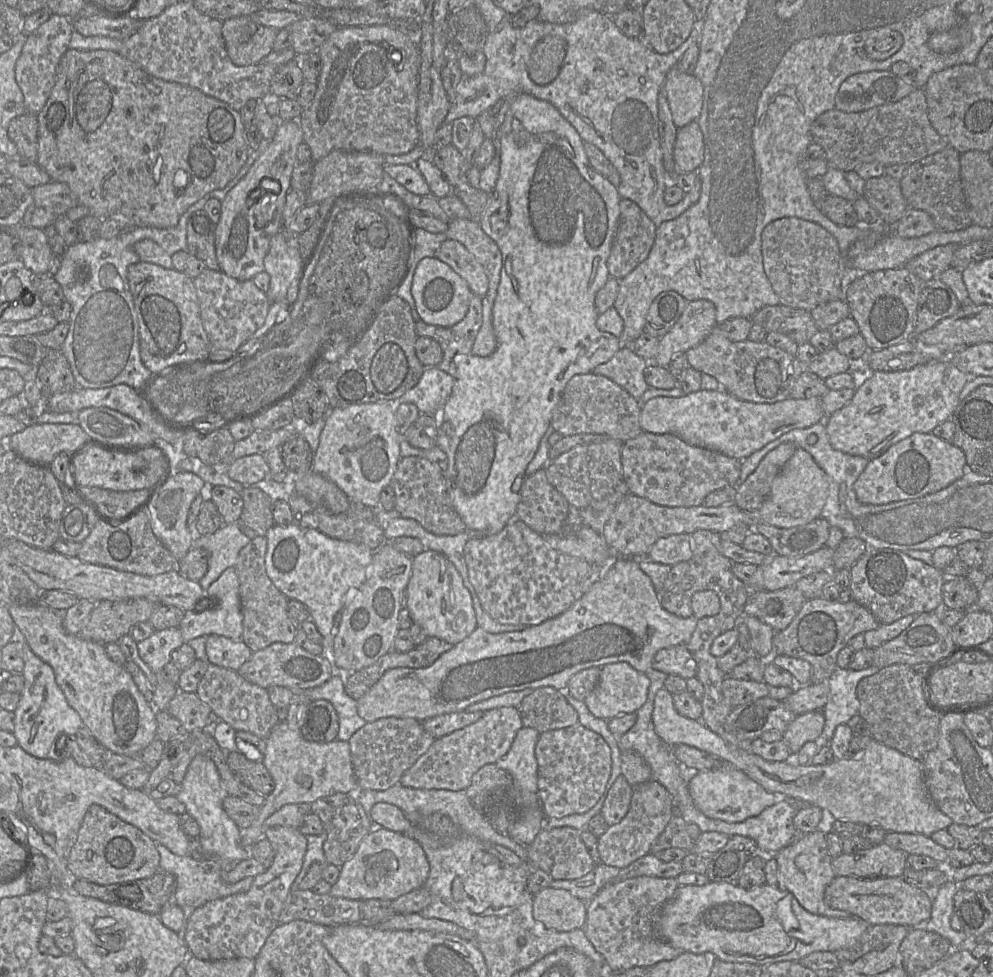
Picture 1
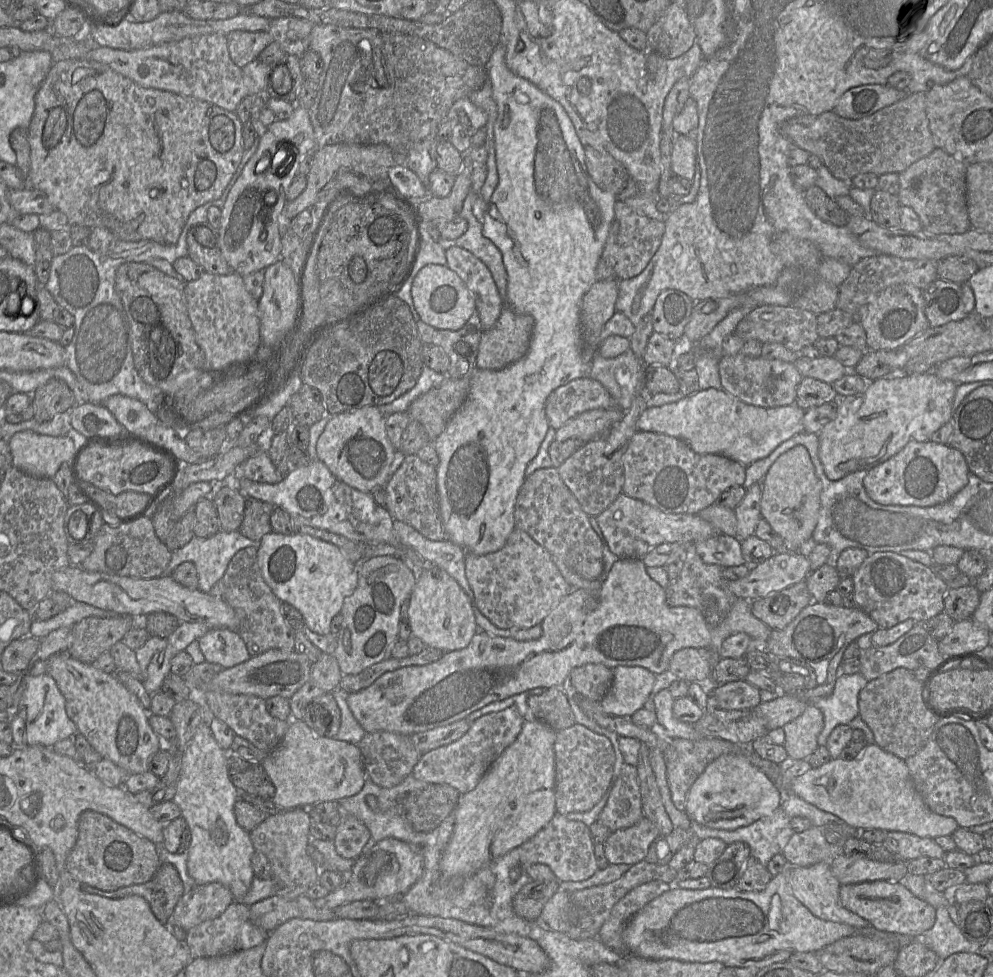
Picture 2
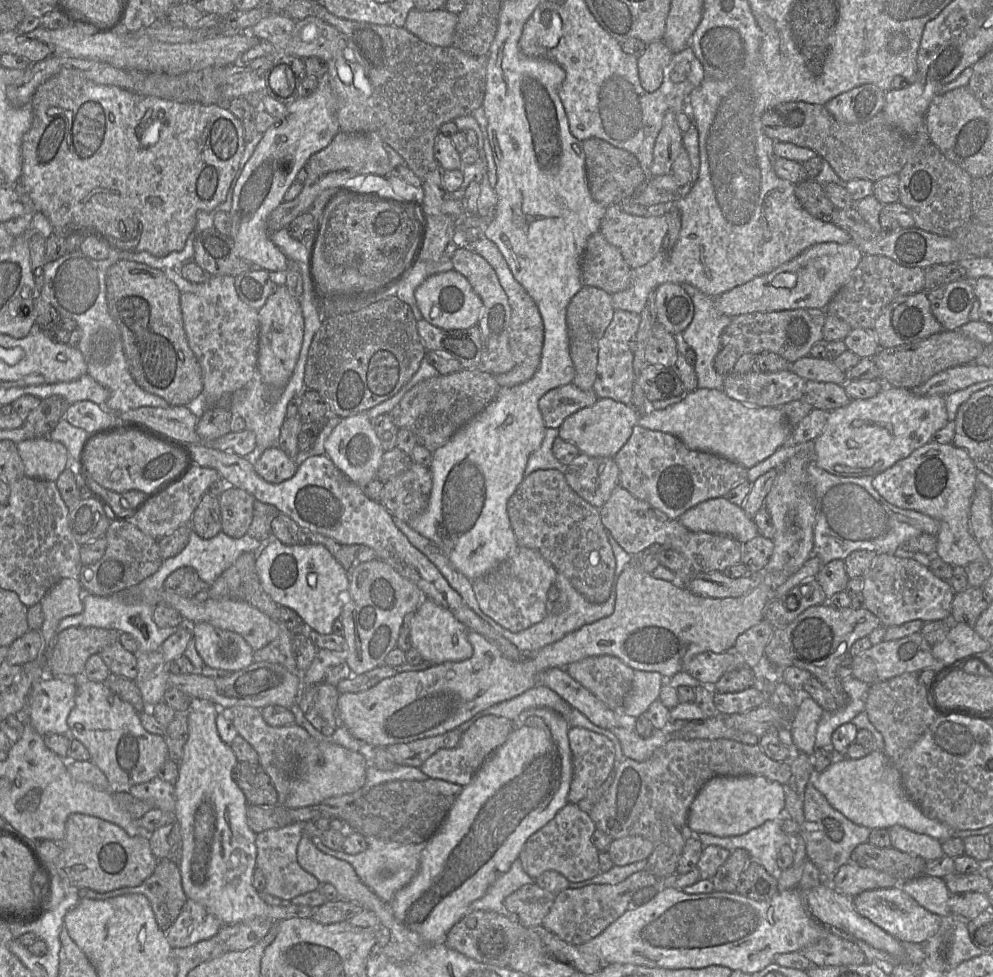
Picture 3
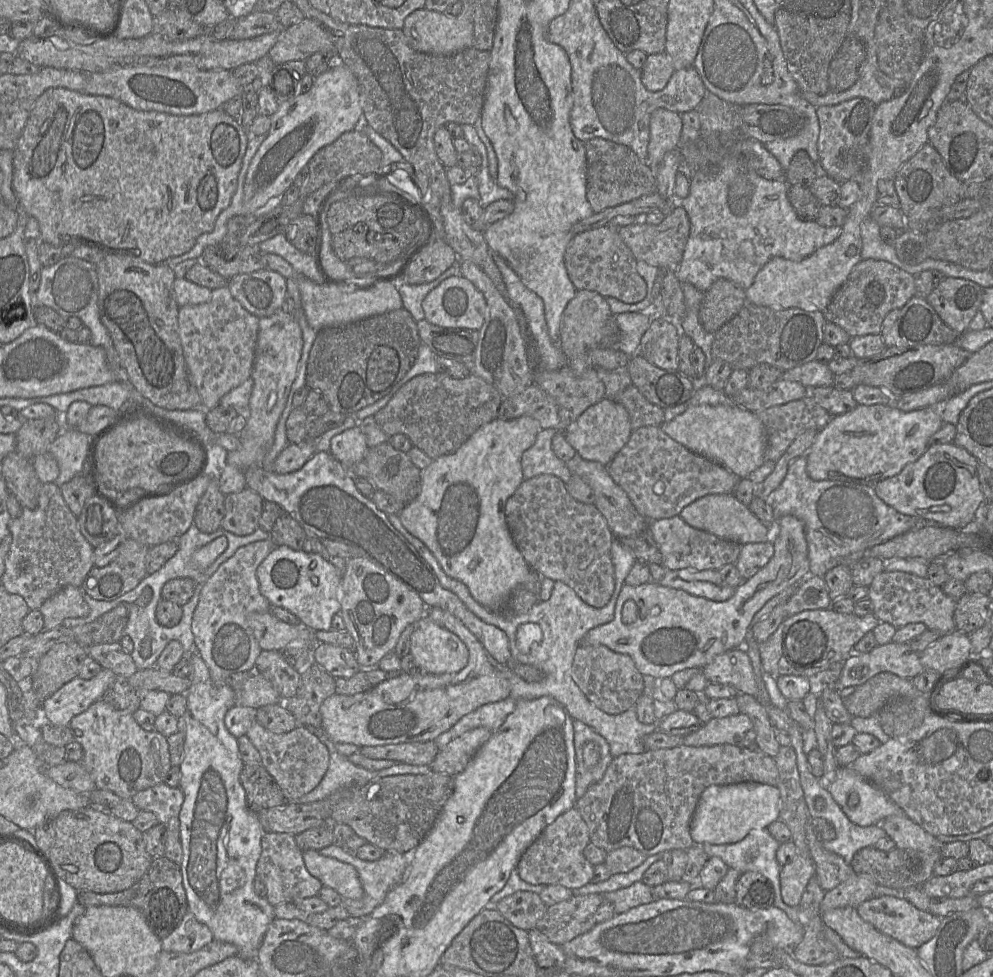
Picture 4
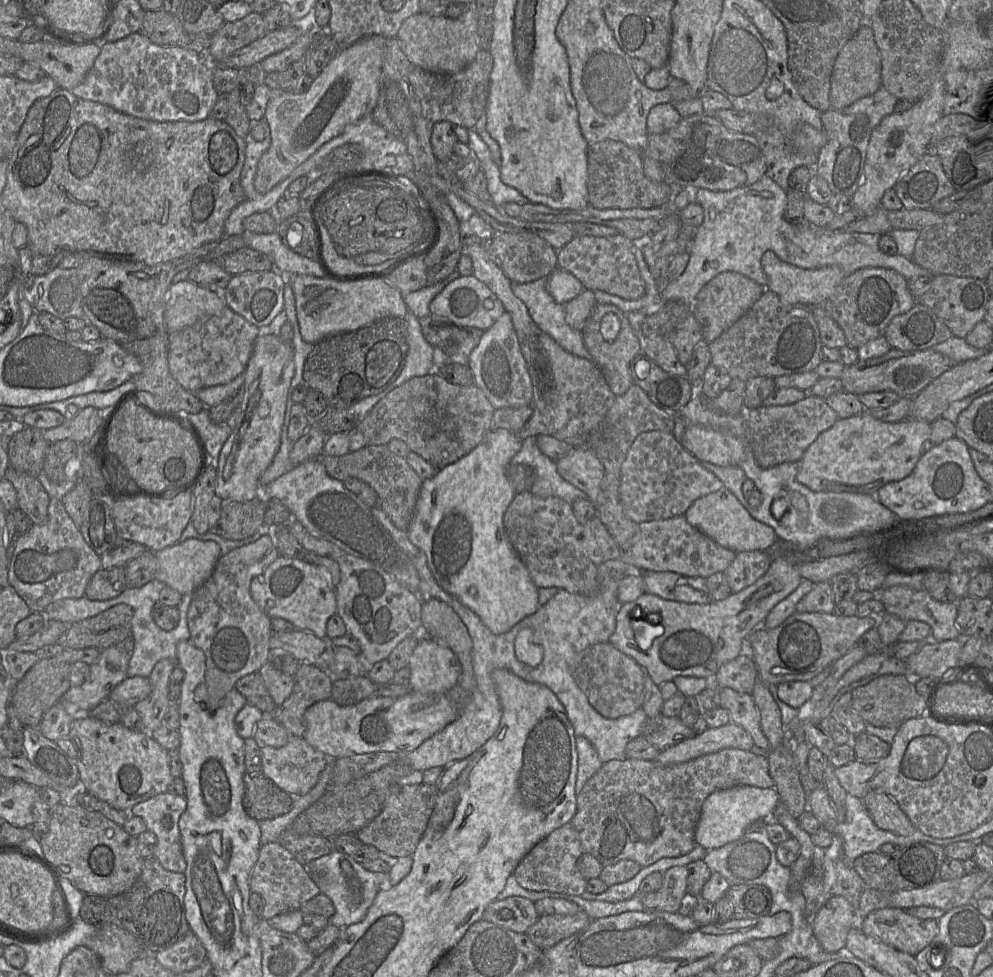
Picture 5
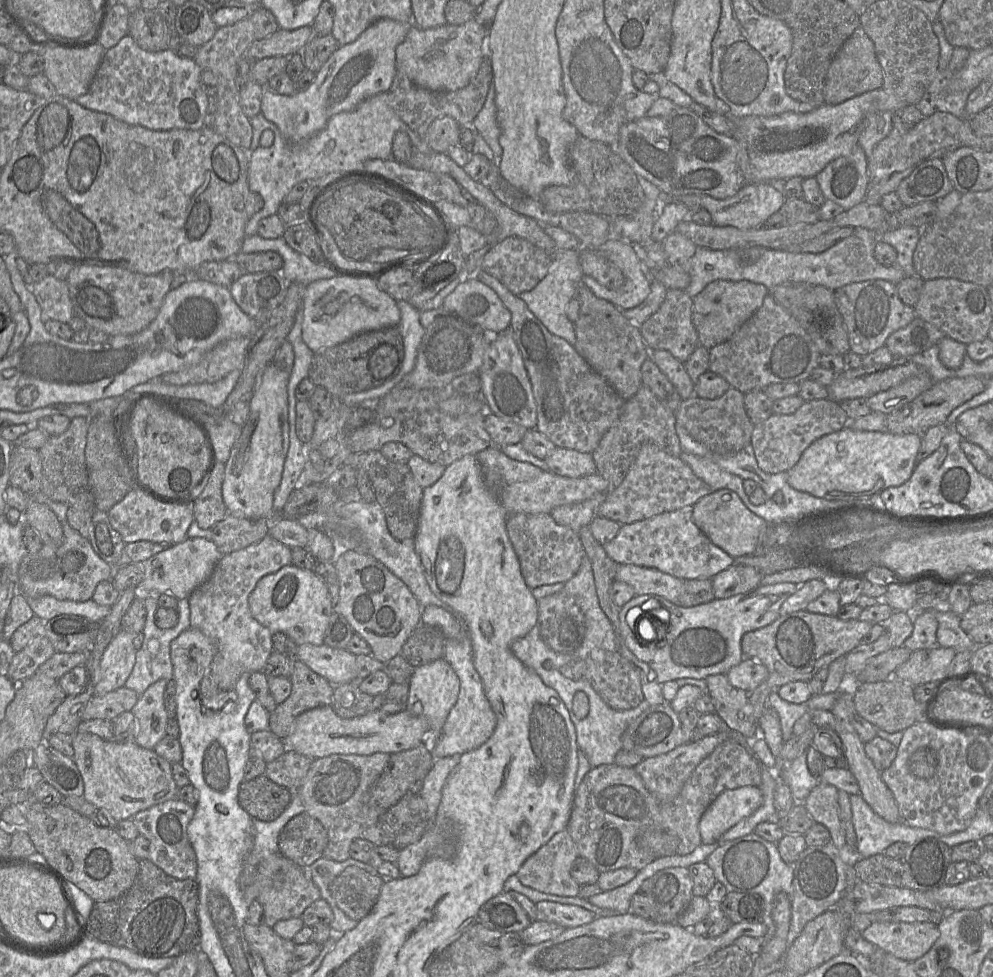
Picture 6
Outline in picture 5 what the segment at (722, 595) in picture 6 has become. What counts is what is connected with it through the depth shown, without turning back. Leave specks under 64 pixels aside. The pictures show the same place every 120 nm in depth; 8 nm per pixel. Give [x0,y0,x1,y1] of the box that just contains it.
[723,551,772,593]

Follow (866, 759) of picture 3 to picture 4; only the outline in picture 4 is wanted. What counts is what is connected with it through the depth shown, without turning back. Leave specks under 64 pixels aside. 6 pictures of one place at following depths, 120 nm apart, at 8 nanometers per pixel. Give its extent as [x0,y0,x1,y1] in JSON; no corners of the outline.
[826,766,905,827]

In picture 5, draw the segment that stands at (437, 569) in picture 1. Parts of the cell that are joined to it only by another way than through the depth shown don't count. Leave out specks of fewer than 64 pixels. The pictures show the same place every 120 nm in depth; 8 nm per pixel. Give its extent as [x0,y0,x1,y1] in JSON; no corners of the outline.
[410,637,461,694]

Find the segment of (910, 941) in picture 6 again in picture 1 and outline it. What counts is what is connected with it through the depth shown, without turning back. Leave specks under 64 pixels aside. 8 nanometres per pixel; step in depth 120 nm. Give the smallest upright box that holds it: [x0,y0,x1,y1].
[825,876,932,927]

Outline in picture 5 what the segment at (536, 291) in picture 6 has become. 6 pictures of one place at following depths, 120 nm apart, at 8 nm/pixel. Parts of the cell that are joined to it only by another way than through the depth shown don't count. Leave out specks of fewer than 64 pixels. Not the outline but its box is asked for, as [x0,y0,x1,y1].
[512,277,591,359]

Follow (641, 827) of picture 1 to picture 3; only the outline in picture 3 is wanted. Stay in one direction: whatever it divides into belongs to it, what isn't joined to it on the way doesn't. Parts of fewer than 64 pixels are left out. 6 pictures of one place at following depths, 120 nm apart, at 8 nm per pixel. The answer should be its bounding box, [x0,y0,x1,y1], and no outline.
[605,836,655,866]

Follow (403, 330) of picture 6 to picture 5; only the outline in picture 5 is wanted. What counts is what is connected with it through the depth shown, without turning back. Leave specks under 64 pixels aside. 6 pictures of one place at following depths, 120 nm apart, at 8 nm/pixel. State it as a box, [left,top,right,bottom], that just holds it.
[389,309,435,392]

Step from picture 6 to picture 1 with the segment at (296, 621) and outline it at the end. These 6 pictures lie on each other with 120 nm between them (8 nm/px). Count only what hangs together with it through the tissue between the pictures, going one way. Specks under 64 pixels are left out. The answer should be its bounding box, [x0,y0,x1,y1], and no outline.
[265,523,373,659]

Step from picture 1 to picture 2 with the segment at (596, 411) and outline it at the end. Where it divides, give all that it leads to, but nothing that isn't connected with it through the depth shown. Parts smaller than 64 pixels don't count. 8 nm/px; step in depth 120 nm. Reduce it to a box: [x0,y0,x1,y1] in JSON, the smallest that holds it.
[545,376,615,429]

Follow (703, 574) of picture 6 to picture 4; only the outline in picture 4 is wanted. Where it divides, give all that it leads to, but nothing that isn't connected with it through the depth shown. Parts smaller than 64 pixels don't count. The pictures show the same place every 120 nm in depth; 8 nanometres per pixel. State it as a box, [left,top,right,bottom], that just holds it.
[648,515,741,570]

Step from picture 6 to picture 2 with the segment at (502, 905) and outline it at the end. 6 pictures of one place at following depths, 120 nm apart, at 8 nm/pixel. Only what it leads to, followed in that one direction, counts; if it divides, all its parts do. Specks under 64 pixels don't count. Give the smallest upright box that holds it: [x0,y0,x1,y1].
[512,881,558,921]

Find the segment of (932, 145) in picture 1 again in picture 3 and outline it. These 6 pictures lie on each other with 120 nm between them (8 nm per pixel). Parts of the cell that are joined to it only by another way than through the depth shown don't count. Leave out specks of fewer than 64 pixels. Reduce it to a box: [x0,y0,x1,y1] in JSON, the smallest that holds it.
[761,102,931,183]

